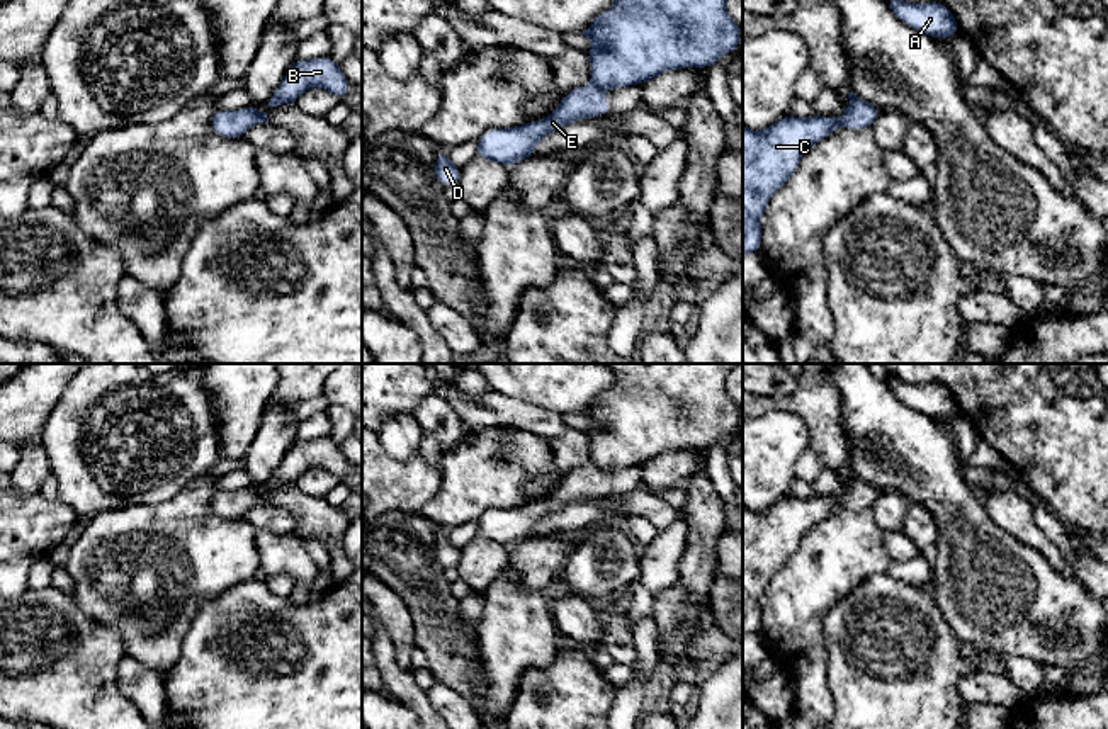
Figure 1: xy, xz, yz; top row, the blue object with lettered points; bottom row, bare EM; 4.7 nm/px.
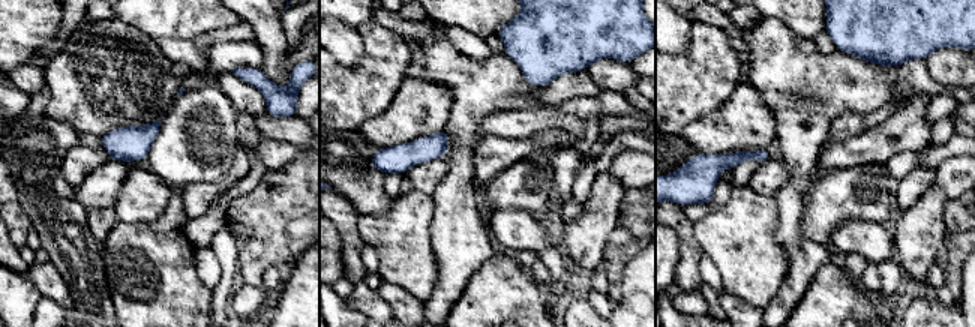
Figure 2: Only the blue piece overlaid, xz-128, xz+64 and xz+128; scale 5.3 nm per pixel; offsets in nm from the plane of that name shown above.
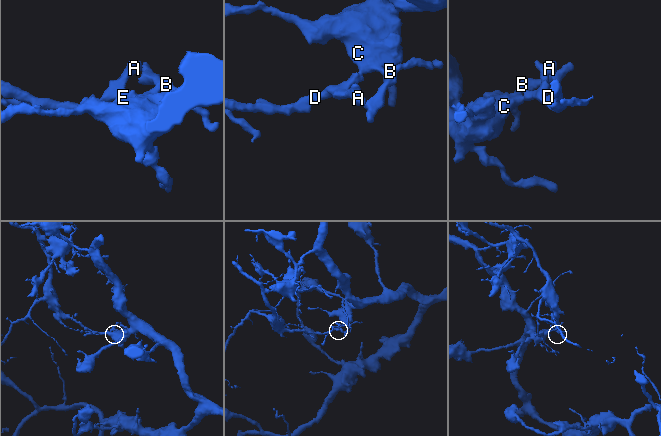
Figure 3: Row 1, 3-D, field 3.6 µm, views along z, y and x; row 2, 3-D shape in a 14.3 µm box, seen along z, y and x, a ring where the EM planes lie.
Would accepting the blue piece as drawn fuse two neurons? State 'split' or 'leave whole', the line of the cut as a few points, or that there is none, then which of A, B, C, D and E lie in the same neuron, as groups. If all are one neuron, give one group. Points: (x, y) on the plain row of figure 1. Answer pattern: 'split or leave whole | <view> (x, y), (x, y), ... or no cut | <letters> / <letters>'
split | xz (592, 463), (604, 469) | A D E / B C

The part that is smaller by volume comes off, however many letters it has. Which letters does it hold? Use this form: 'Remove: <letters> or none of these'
Remove: A, D, E

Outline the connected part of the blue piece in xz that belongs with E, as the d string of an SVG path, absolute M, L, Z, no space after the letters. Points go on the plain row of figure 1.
M595 464L569 471L556 491L540 501L532 501L517 508L489 510L478 520L478 539L513 547L534 537L537 523L547 515L574 501L595 496L608 496L610 484L603 471Z

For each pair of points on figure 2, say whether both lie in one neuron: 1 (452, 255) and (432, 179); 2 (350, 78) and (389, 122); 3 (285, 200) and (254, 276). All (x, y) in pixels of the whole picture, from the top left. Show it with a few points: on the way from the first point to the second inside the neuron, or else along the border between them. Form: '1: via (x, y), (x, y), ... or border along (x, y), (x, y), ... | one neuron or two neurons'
1: border along (446, 156), (449, 171), (431, 194) | two neurons
2: border along (399, 83), (392, 102), (356, 129) | two neurons
3: via (281, 219), (270, 230), (255, 257) | one neuron

